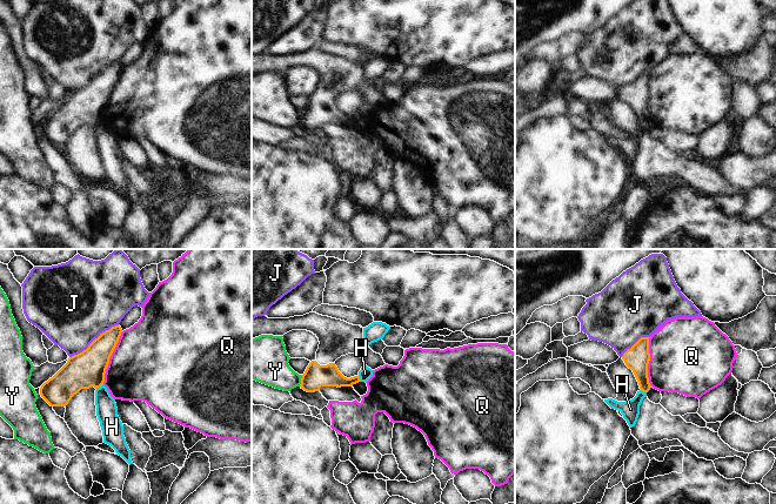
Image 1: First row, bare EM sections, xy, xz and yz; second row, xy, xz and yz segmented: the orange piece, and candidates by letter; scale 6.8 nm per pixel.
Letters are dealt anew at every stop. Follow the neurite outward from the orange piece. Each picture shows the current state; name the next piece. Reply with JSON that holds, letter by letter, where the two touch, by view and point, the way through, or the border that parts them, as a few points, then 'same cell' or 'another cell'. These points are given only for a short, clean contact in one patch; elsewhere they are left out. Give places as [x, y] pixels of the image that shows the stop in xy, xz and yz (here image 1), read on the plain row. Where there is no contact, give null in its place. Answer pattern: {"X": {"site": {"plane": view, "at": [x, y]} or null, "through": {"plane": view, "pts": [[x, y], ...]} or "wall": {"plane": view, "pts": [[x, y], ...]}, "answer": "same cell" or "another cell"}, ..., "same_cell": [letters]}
{"H": {"site": {"plane": "xy", "at": [99, 123]}, "wall": {"plane": "xy", "pts": [[102, 121], [96, 126]]}, "answer": "another cell"}, "J": {"site": {"plane": "xy", "at": [93, 78]}, "answer": "another cell"}, "Q": {"site": {"plane": "xy", "at": [109, 94]}, "answer": "another cell"}, "Y": {"site": {"plane": "xz", "at": [301, 118]}, "answer": "another cell"}, "same_cell": []}

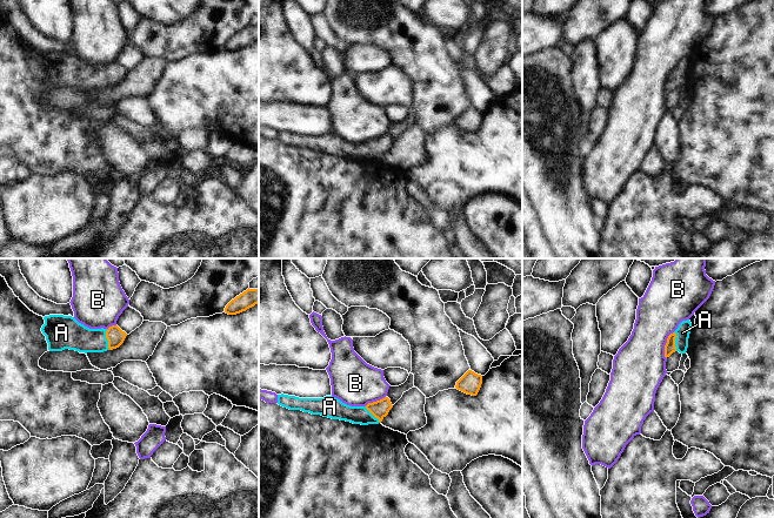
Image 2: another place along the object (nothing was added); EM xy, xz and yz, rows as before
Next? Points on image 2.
{"A": {"site": {"plane": "xy", "at": [107, 76]}, "through": {"plane": "xy", "pts": [[115, 73], [107, 76], [82, 76], [72, 72]]}, "answer": "same cell"}, "B": {"site": {"plane": "yz", "at": [665, 82]}, "answer": "another cell"}, "same_cell": ["A"]}

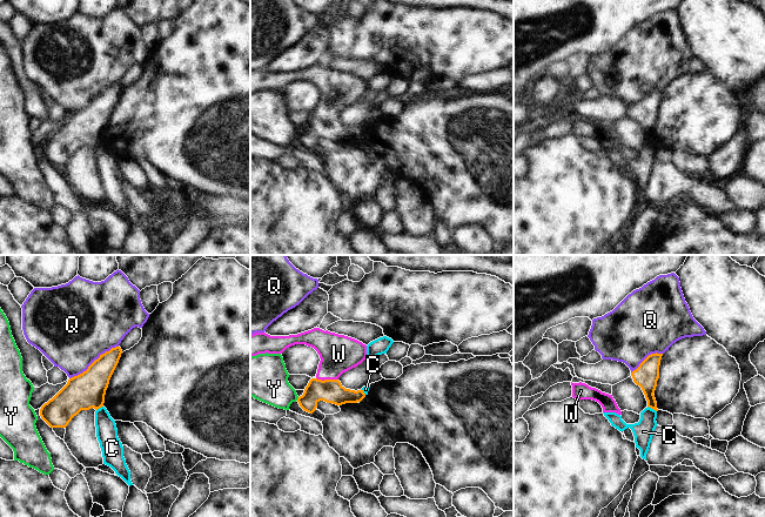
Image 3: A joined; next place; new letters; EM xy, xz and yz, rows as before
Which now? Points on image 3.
{"C": {"site": {"plane": "yz", "at": [652, 145]}, "wall": {"plane": "yz", "pts": [[648, 142], [656, 148]]}, "answer": "another cell"}, "Q": {"site": {"plane": "xy", "at": [93, 99]}, "answer": "another cell"}, "W": {"site": {"plane": "xz", "at": [327, 116]}, "through": {"plane": "xz", "pts": [[329, 127], [327, 116], [328, 108], [339, 91]]}, "answer": "same cell"}, "Y": {"site": {"plane": "xz", "at": [297, 135]}, "answer": "another cell"}, "same_cell": ["W"]}

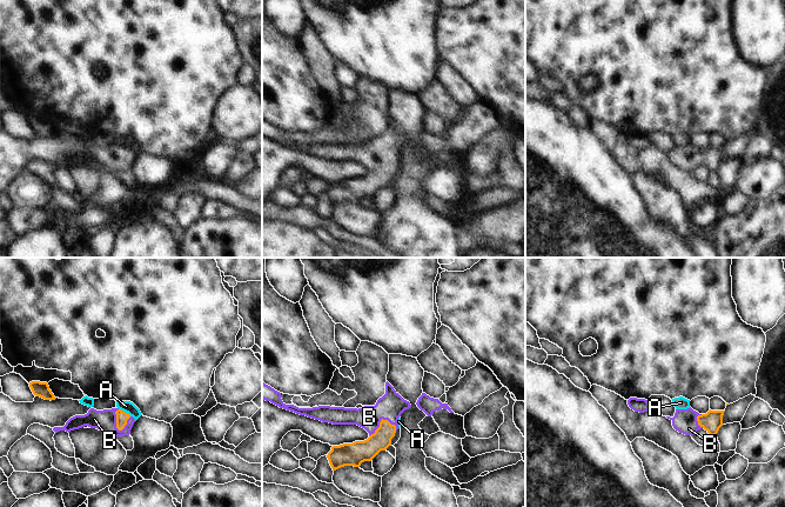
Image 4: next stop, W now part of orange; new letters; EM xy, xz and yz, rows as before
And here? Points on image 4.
{"A": {"site": {"plane": "xy", "at": [125, 148]}, "wall": {"plane": "xy", "pts": [[119, 145], [131, 152]]}, "answer": "another cell"}, "B": {"site": {"plane": "xy", "at": [116, 157]}, "through": {"plane": "xy", "pts": [[121, 153], [116, 157], [105, 157]]}, "answer": "same cell"}, "same_cell": ["B"]}

